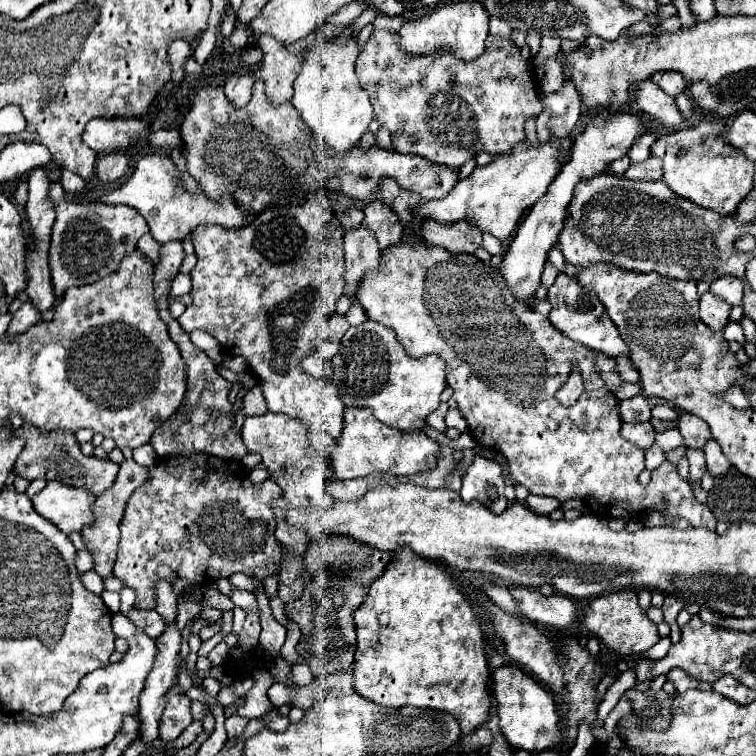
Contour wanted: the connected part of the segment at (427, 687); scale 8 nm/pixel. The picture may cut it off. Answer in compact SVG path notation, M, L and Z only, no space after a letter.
M401 549L395 553L385 573L371 583L363 605L353 613L357 625L357 651L353 661L353 687L365 699L385 707L429 707L455 715L461 731L471 733L487 721L489 715L489 669L483 659L483 629L463 595L453 573L435 561L427 561Z

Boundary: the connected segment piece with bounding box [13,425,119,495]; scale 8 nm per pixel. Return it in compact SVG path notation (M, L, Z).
M23 425L19 429L13 431L17 437L23 437L25 439L25 447L21 451L21 457L17 457L15 461L15 467L13 467L13 473L17 477L23 477L23 479L45 479L45 481L63 481L65 485L71 485L71 487L89 487L93 489L95 495L101 495L103 491L107 491L115 477L117 477L117 471L119 471L119 465L115 465L113 461L103 461L103 459L97 459L95 455L87 457L81 453L77 441L75 441L75 435L71 433L41 433L39 429L35 429L33 425Z

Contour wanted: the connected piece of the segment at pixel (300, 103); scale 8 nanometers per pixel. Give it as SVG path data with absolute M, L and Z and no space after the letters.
M355 37L333 39L321 47L311 49L303 61L301 73L295 79L295 93L291 99L307 127L339 153L355 147L373 121L369 95L361 89L355 75L355 61L359 51L361 49Z

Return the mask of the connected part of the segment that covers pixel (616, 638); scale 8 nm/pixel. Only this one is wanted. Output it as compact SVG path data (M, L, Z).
M615 591L615 593L605 593L601 597L595 597L583 609L581 621L591 635L599 637L607 647L615 649L621 655L643 655L659 641L657 625L649 621L645 611L641 611L635 591Z

